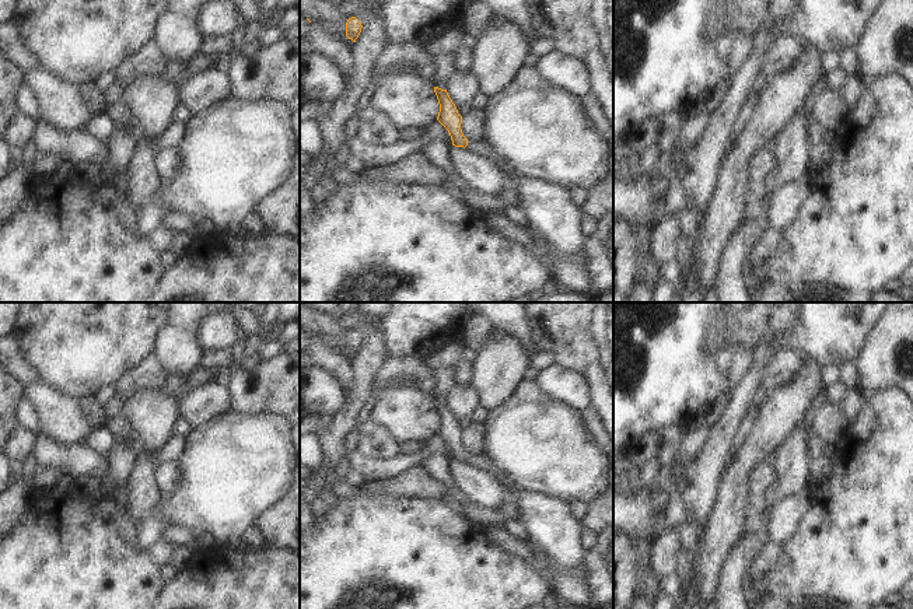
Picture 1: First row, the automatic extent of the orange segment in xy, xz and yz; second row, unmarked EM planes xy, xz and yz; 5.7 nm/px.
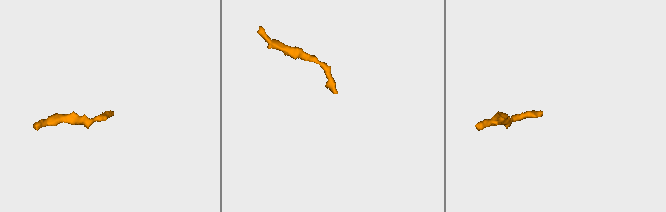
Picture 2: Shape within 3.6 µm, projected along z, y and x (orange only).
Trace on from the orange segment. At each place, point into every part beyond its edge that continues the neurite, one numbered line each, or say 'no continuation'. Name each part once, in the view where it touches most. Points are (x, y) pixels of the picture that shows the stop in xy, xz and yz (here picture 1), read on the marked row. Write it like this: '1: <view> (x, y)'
1: xz (481, 147)

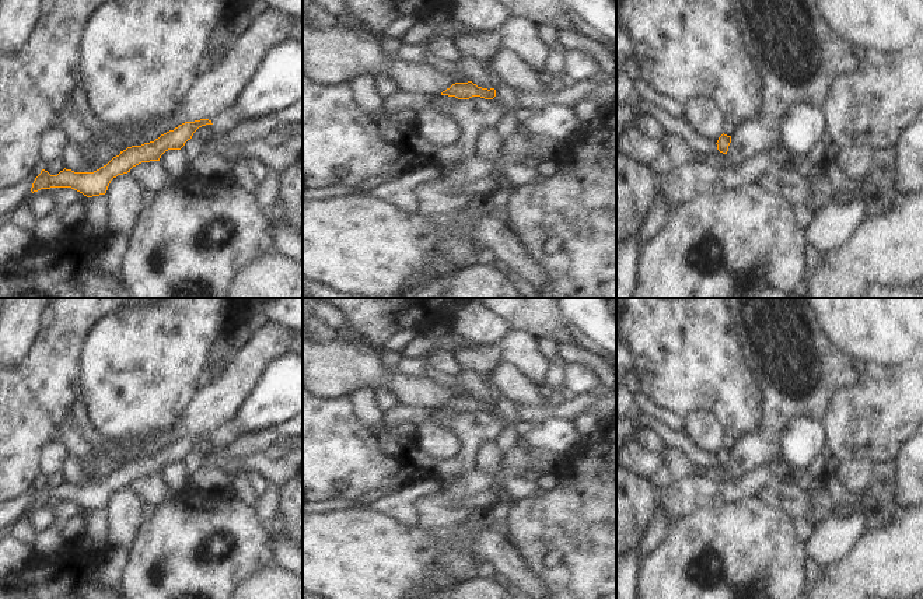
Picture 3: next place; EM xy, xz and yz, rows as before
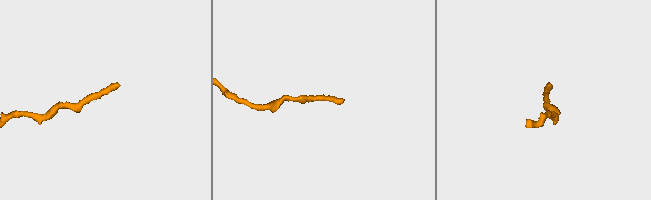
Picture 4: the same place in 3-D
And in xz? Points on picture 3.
no continuation

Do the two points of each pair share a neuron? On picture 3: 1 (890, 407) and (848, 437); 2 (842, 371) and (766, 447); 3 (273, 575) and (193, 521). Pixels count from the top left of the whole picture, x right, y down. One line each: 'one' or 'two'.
1: one
2: one
3: two

